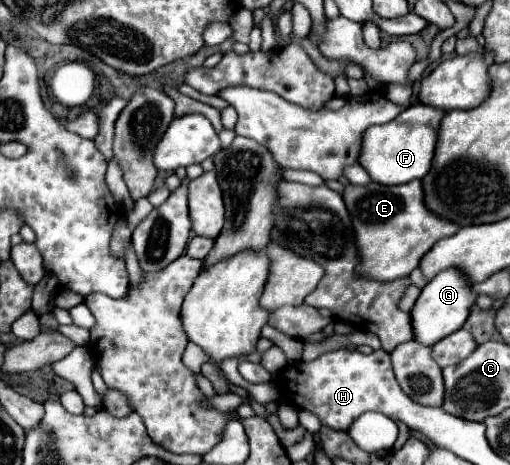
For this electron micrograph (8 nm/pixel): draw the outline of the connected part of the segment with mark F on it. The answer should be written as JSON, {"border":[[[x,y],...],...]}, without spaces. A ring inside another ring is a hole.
{"border":[[[411,105],[401,115],[385,125],[369,127],[361,137],[359,163],[369,173],[371,181],[379,185],[401,185],[413,179],[423,179],[431,167],[437,129],[443,119],[443,111],[427,105]]]}

